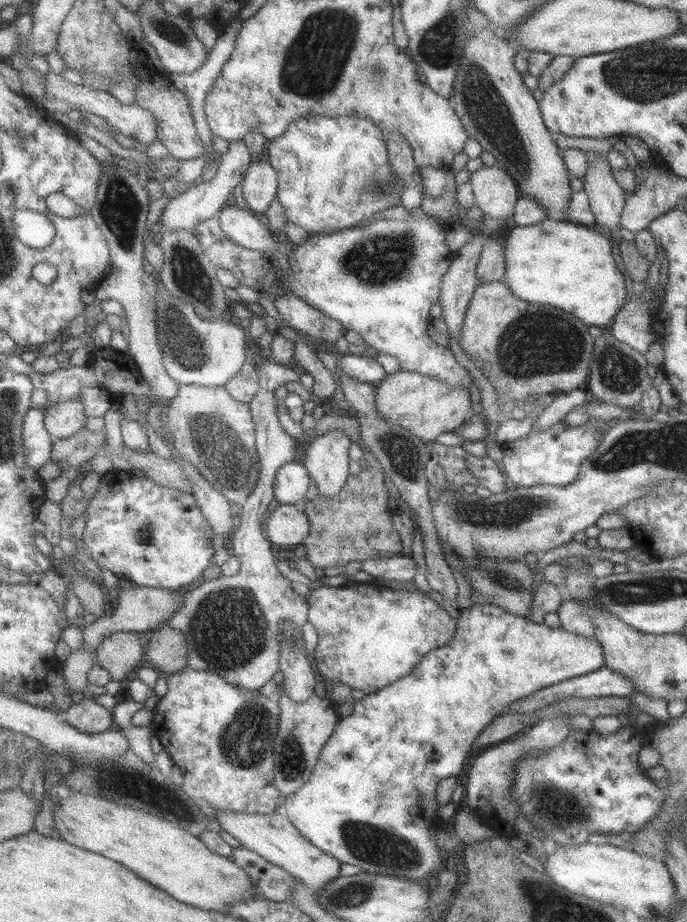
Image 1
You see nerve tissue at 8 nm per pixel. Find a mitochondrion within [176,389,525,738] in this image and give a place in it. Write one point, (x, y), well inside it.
(230, 631)

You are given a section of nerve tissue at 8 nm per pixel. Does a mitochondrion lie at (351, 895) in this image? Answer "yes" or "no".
yes

